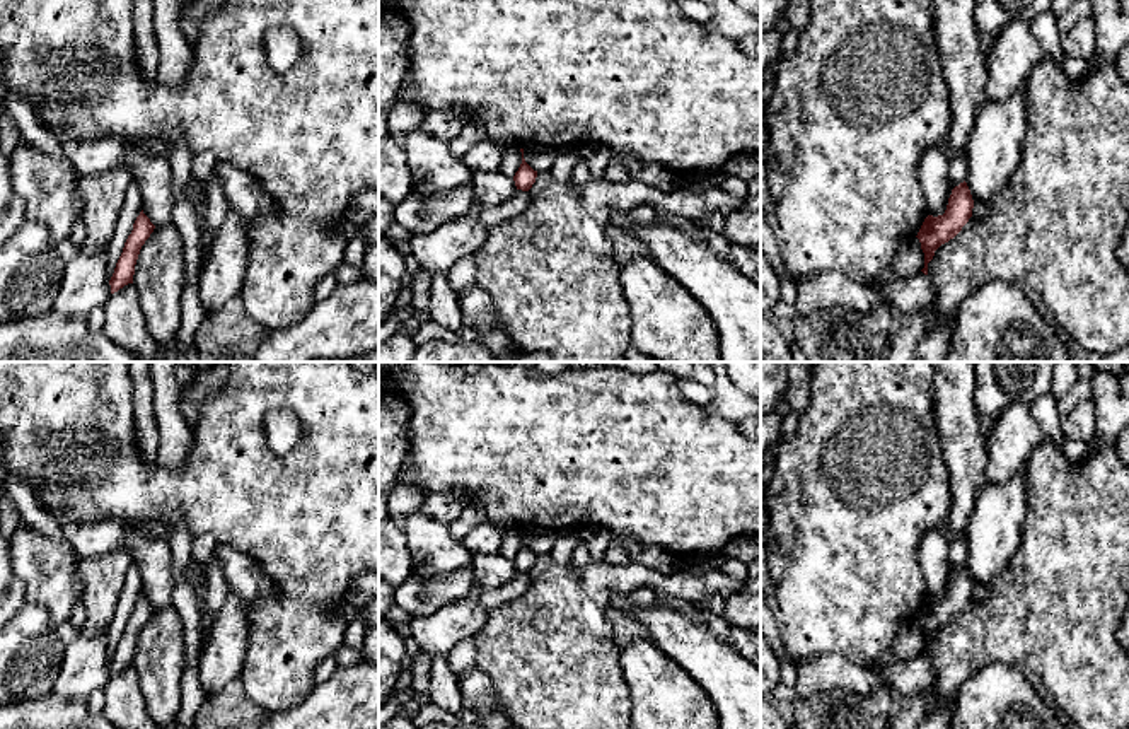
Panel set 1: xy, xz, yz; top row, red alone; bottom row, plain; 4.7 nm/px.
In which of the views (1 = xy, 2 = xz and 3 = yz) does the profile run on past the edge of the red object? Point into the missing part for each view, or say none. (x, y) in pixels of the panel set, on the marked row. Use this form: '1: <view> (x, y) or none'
1: none
2: none
3: none

